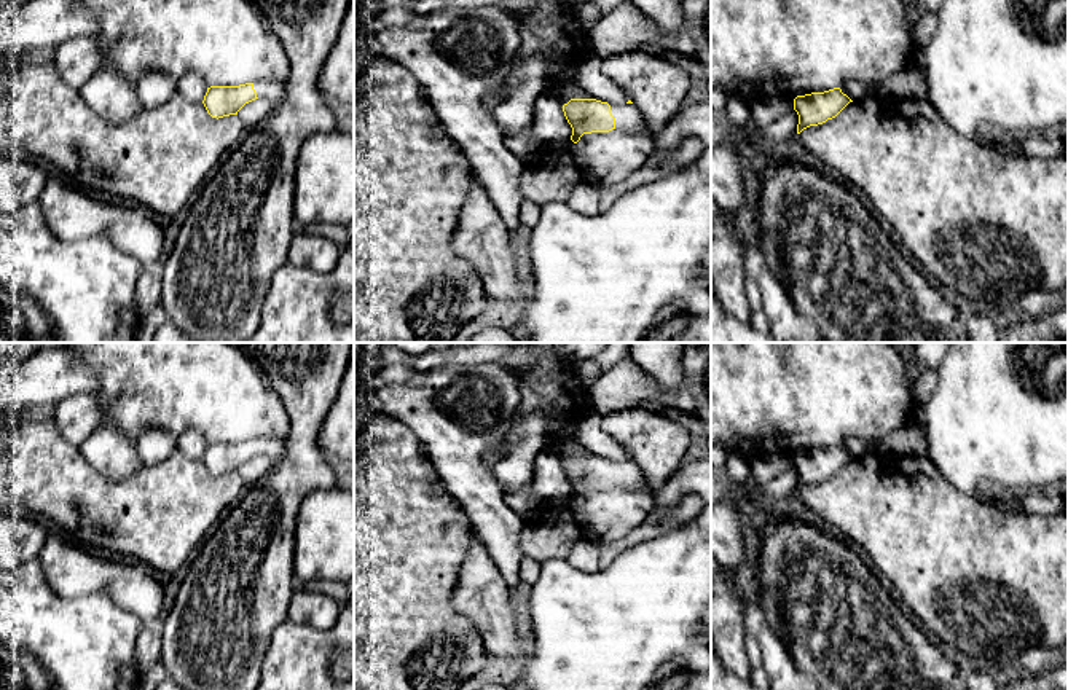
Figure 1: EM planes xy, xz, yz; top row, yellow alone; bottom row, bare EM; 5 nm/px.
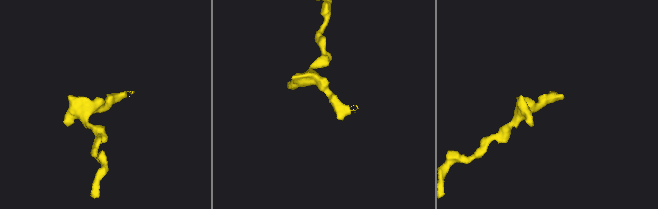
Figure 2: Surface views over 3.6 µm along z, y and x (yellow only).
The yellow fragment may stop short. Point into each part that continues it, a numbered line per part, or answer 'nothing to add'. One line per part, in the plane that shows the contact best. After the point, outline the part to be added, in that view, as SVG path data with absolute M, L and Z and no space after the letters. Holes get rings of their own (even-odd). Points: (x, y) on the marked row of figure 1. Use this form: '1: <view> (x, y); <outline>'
1: xz (694, 121); M711 99L708 102L682 107L662 131L650 131L641 112L633 104L611 105L615 129L626 132L647 131L655 147L674 148L685 139L697 139L711 147Z

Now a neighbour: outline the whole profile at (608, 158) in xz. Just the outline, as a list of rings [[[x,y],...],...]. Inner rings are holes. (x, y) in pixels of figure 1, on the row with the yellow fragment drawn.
[[[612,129],[609,132],[583,134],[577,143],[571,140],[566,156],[579,156],[583,183],[599,190],[639,171],[654,147],[654,139],[647,131]]]

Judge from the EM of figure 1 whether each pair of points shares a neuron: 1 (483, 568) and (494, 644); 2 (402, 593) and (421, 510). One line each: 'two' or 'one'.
1: one
2: one

